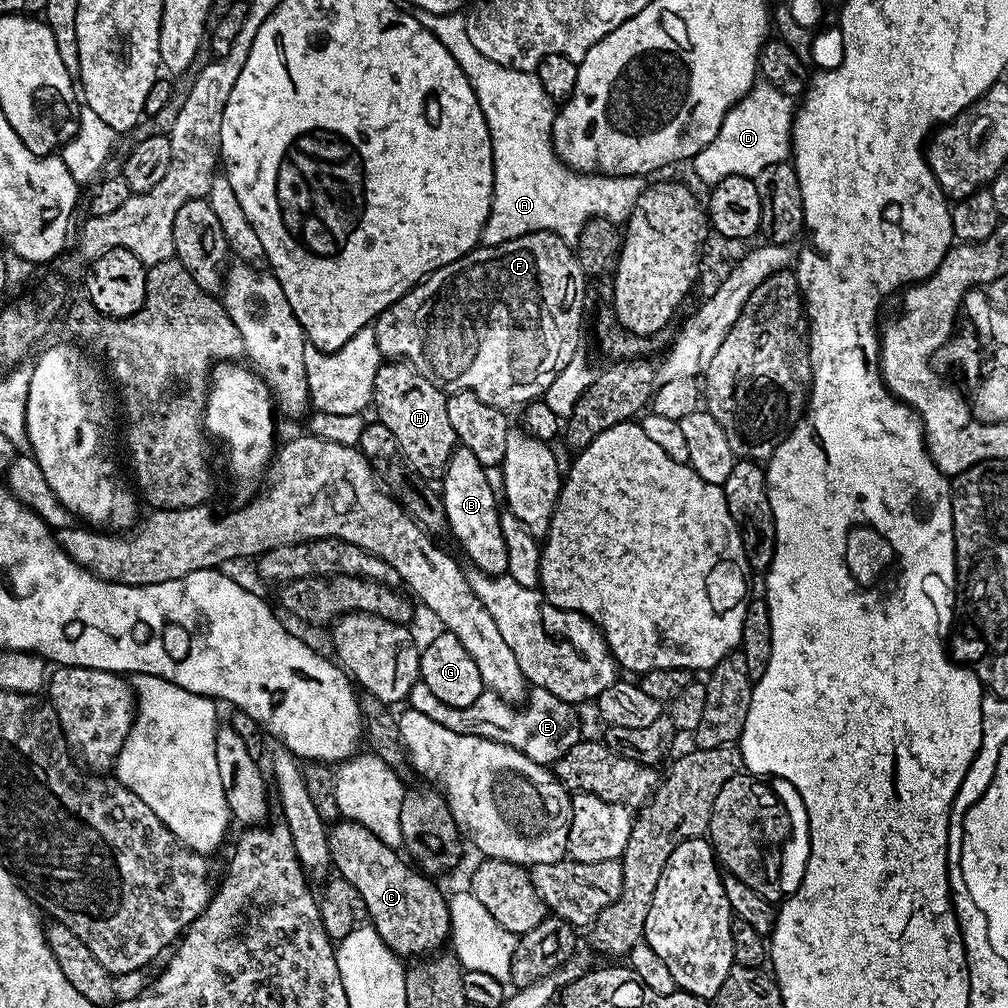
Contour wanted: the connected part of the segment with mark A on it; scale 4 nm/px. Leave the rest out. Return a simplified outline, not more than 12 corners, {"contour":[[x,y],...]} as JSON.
{"contour":[[458,52],[492,143],[480,244],[623,225],[644,176],[573,172],[532,72]]}

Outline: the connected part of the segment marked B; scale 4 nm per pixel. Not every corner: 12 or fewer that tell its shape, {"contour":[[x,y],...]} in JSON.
{"contour":[[457,446],[442,477],[447,531],[471,567],[507,573],[489,469]]}

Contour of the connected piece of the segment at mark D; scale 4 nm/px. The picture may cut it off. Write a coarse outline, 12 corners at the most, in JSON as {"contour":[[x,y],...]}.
{"contour":[[753,84],[694,157],[707,186],[792,150],[793,97]]}

